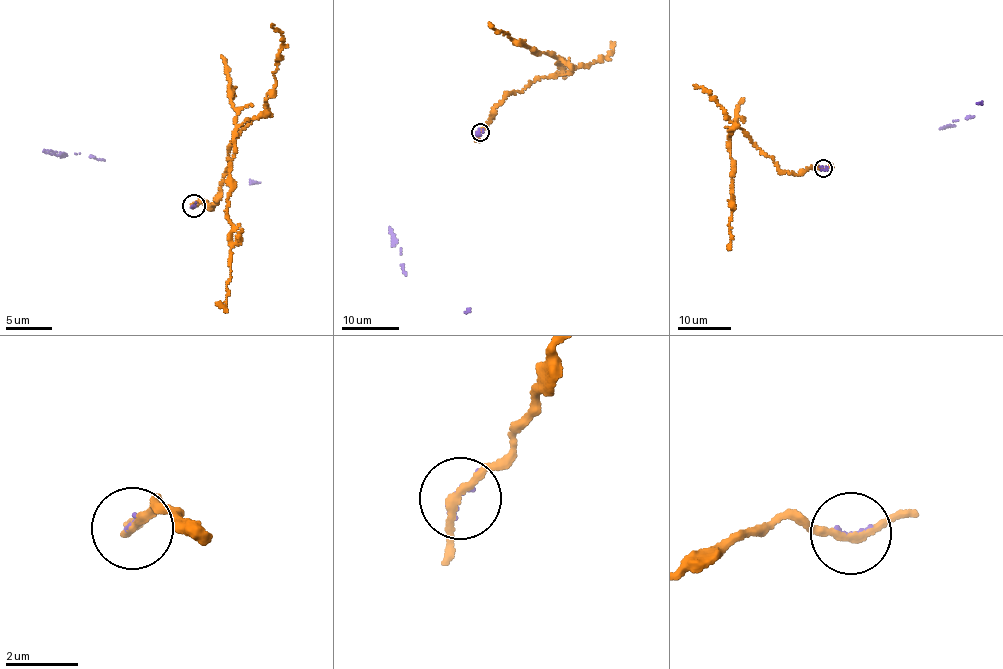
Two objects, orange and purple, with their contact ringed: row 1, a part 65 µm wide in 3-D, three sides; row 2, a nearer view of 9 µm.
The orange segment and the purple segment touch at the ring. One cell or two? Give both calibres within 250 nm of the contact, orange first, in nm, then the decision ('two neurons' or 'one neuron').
180 nm thick on the orange side, 120 nm on the other; two neurons

